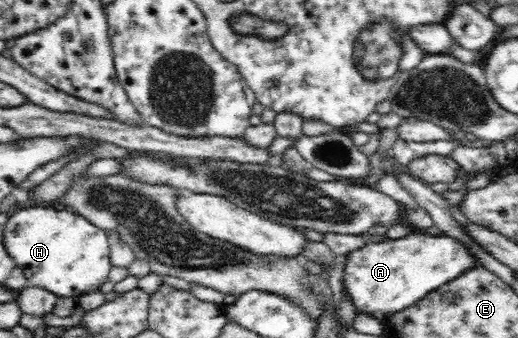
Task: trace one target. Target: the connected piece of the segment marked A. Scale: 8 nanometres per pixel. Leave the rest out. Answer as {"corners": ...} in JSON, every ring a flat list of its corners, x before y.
{"corners":[[413,232,399,239,366,243,364,247,350,251,341,259,345,262,344,290,348,290,352,297,354,311,368,312,380,321,416,305,431,291,444,287,452,279,480,265,466,244,444,233,433,236]]}

